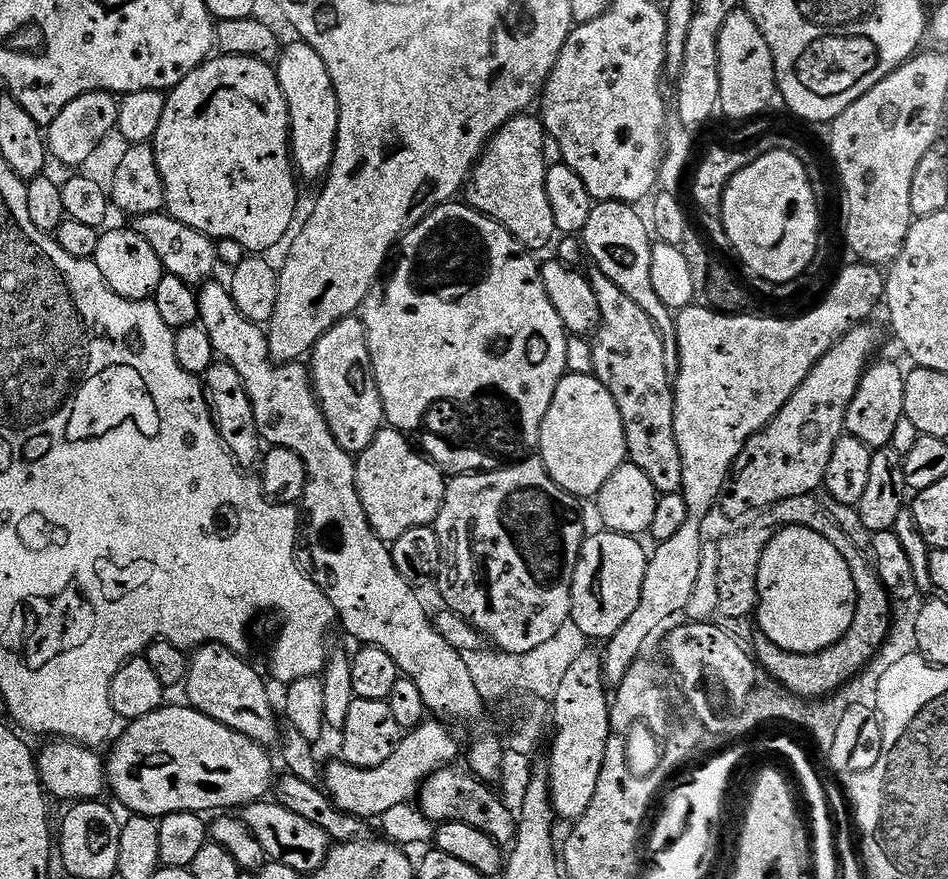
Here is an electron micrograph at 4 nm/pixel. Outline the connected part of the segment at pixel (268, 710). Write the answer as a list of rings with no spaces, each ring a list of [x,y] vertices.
[[[203,644],[191,653],[188,661],[188,678],[182,685],[182,691],[188,695],[187,703],[202,714],[246,734],[254,742],[265,746],[279,741],[282,727],[276,721],[276,712],[272,709],[272,700],[268,697],[268,688],[264,680],[244,661],[239,652],[232,652],[221,644]]]

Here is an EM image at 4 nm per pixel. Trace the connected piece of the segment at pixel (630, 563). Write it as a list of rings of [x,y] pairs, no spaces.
[[[599,530],[585,535],[572,579],[571,620],[589,641],[606,642],[638,610],[642,582],[646,582],[649,553],[634,536]]]

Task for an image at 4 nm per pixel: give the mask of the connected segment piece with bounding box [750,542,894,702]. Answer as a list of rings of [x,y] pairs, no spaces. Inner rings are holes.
[[[850,542],[850,550],[858,558],[858,568],[850,566],[850,574],[854,578],[859,599],[854,610],[854,622],[850,622],[850,630],[846,630],[843,638],[820,652],[782,650],[778,642],[770,642],[770,638],[766,638],[763,634],[757,635],[757,640],[750,644],[757,665],[763,671],[765,668],[781,684],[779,687],[785,693],[804,701],[816,702],[821,698],[827,698],[839,691],[844,684],[848,684],[878,655],[891,630],[894,605],[892,597],[882,586],[865,549],[854,546],[854,542]]]

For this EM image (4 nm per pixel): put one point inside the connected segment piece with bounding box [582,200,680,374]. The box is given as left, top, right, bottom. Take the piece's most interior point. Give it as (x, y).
(615, 235)

